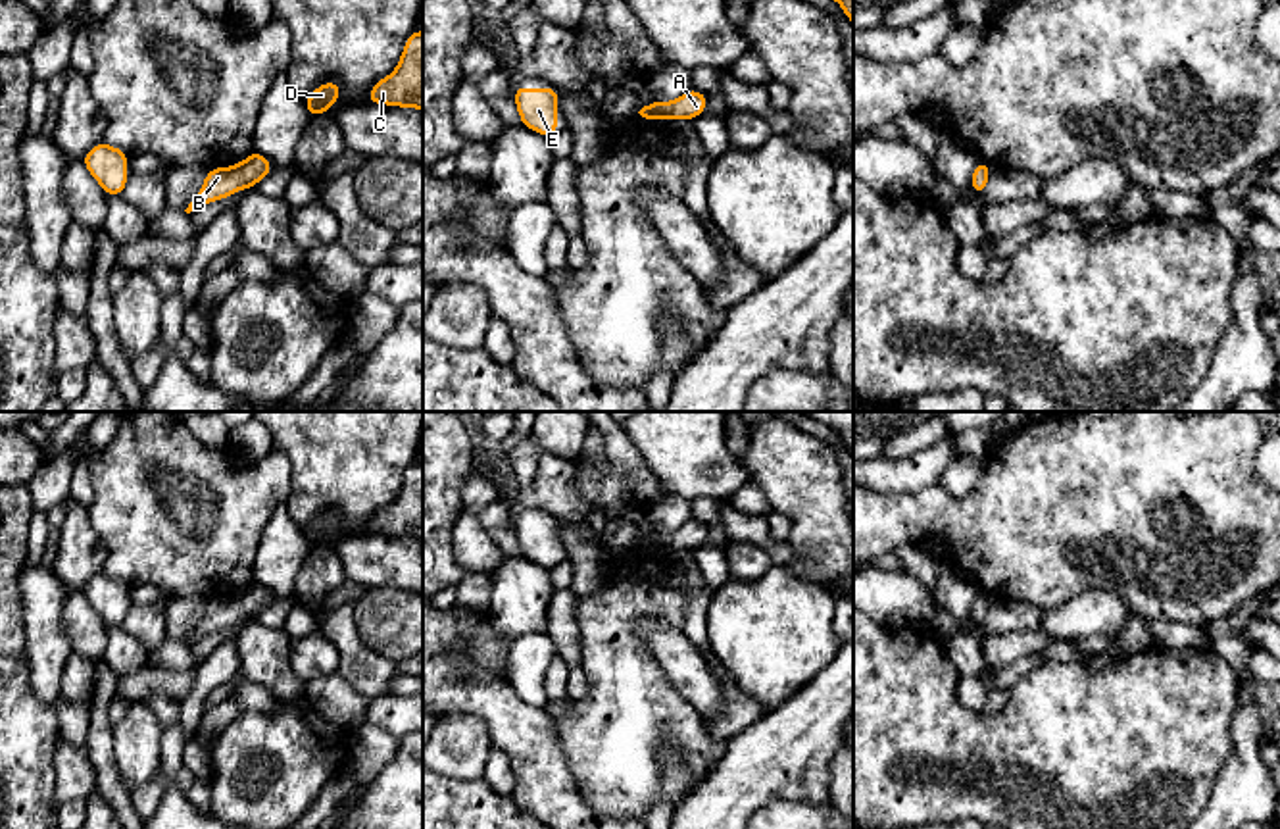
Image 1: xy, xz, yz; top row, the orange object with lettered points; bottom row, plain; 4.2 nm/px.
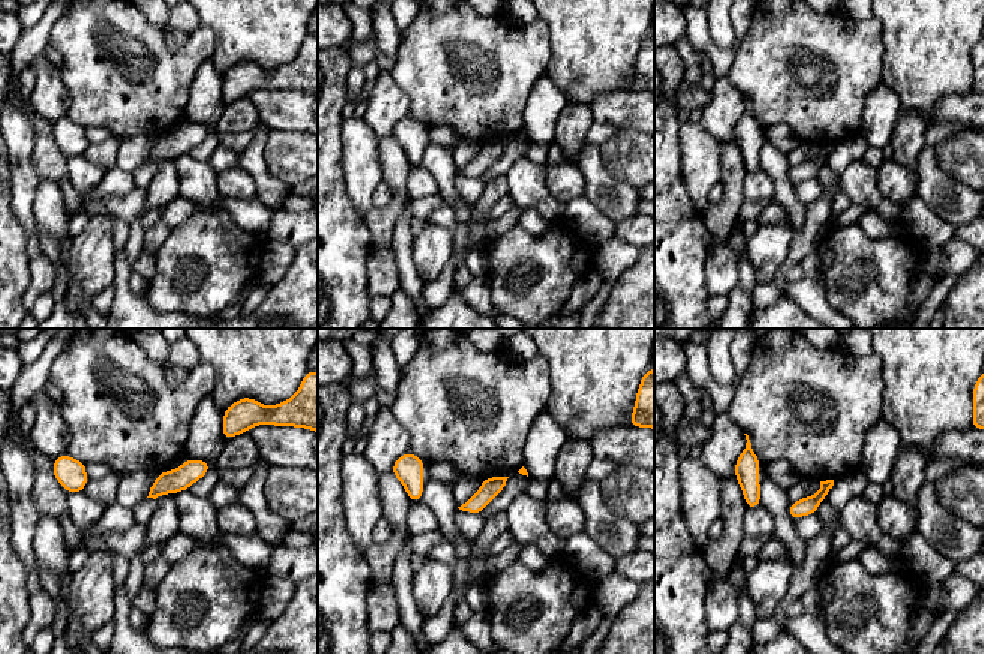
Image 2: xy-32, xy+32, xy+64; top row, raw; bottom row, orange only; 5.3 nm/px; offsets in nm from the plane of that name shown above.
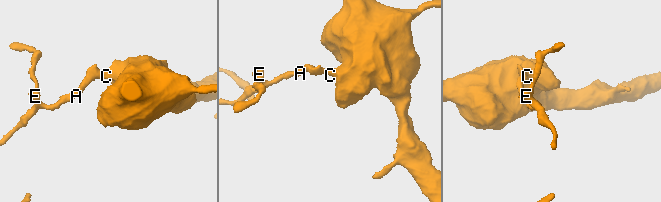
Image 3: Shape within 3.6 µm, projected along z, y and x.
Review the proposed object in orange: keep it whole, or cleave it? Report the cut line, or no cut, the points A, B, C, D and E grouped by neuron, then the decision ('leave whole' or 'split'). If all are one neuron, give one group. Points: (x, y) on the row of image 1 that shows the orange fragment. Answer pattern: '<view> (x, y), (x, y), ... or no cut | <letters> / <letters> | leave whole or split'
no cut | A B C D E | leave whole

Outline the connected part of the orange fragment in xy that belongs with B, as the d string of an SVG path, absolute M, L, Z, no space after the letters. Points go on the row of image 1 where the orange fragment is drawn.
M254 150L236 165L208 169L200 192L194 196L185 212L190 214L209 202L217 202L238 190L256 187L271 171L273 163L258 150Z

